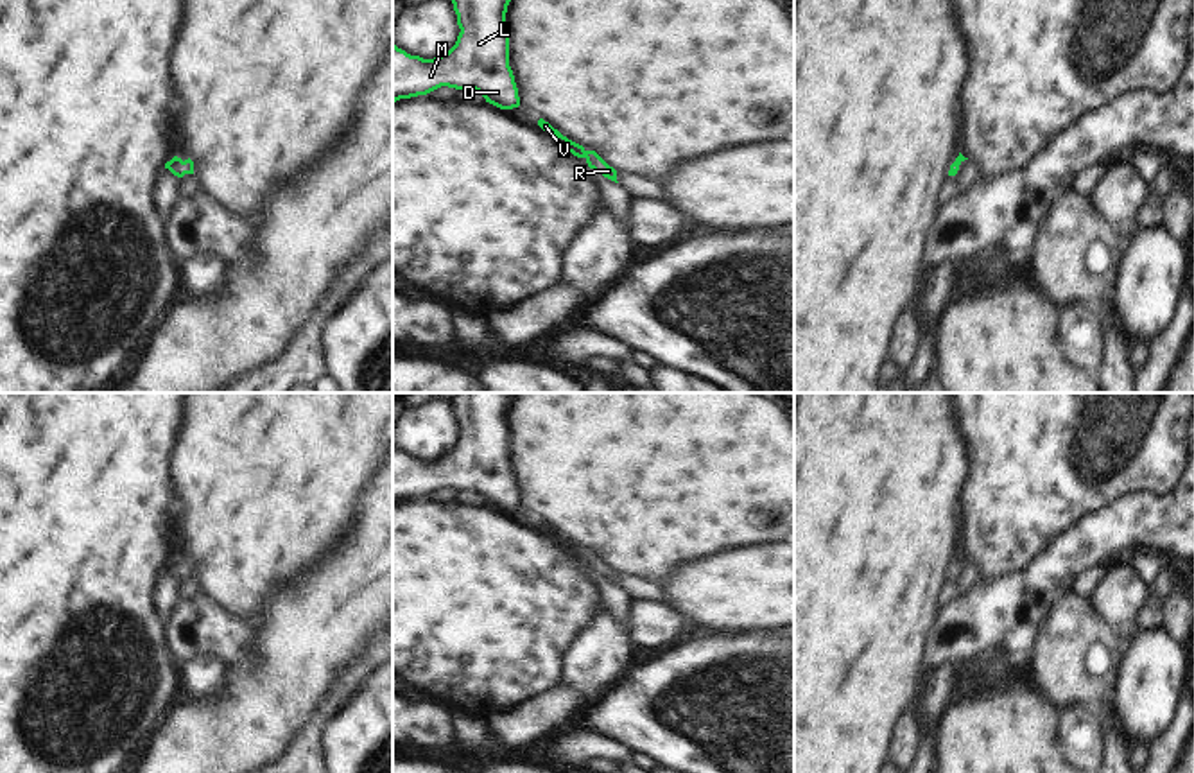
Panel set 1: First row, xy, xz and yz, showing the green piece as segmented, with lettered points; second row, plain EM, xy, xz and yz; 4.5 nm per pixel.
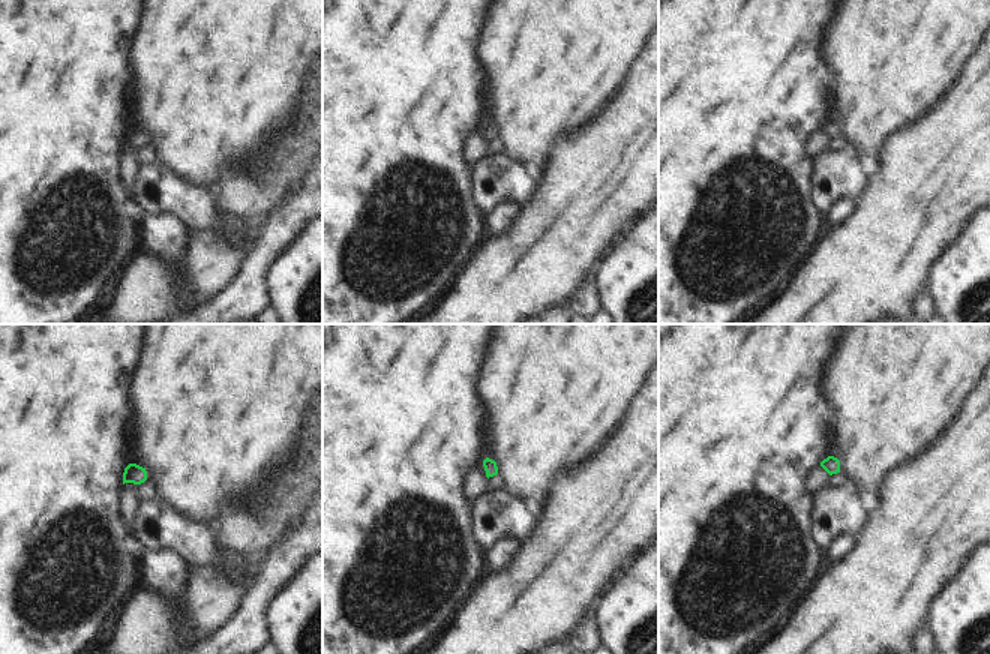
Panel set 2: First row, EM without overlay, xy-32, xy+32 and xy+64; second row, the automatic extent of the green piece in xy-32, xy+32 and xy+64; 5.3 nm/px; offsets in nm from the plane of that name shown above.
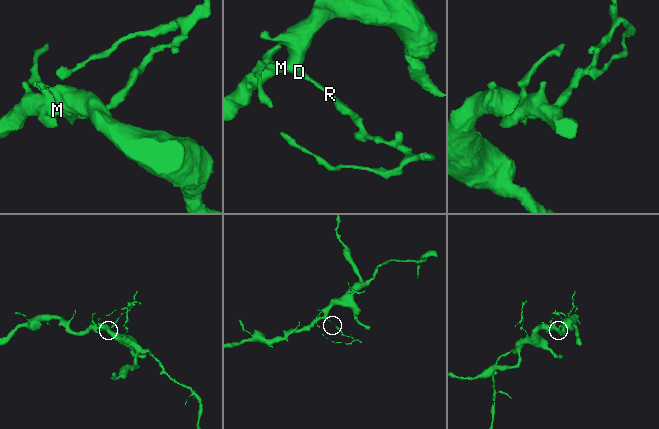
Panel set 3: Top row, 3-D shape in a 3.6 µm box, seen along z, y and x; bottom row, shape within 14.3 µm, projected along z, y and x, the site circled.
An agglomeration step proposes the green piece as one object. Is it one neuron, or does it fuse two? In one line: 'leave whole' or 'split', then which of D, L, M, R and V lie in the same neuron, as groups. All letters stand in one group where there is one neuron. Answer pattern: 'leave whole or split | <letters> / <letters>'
leave whole | D L M R V

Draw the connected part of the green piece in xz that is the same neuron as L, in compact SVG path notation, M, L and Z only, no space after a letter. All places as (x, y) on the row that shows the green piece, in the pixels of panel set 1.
M452 0L461 32L455 45L434 59L411 56L393 43L393 102L448 86L475 90L500 109L518 108L509 66L509 2Z

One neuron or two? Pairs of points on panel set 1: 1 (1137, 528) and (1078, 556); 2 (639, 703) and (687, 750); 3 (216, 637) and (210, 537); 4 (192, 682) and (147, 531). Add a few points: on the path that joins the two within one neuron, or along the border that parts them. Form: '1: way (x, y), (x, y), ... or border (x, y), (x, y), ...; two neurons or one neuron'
1: way (1123, 529), (1092, 542); one neuron
2: way (649, 716), (674, 738); one neuron
3: border (199, 590), (228, 612), (251, 621); two neurons
4: border (180, 664), (178, 691); two neurons

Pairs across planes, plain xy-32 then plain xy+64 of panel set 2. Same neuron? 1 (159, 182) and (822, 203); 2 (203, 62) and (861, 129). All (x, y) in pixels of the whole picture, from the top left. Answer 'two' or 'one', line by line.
1: one
2: one

